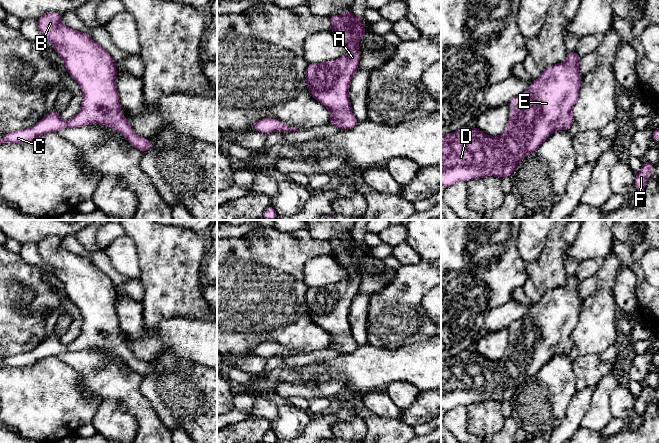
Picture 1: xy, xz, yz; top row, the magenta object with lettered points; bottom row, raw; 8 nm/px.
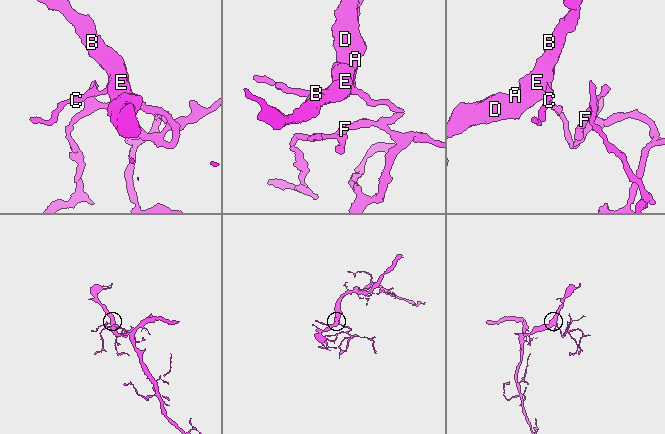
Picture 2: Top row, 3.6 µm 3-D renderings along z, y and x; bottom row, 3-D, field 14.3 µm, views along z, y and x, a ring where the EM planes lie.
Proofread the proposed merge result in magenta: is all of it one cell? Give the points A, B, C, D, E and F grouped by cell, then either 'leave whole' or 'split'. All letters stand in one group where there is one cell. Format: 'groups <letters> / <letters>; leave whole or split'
groups A B C D E F; leave whole

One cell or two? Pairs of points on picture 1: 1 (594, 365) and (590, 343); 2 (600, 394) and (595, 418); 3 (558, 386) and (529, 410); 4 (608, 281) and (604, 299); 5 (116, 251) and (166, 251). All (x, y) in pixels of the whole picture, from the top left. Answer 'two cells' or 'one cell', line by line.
1: two cells
2: one cell
3: one cell
4: two cells
5: two cells

